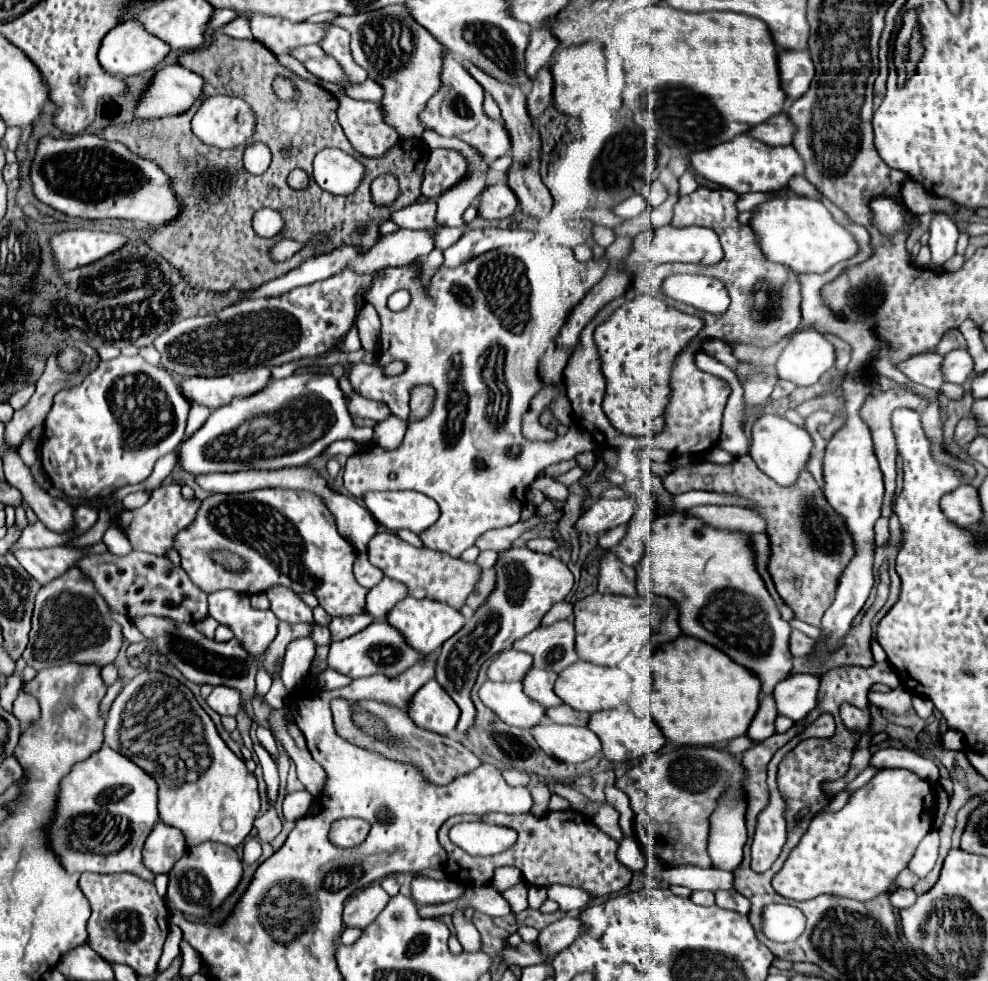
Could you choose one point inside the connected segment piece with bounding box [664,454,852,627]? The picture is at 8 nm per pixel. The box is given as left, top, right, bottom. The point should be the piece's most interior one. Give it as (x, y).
(810, 549)

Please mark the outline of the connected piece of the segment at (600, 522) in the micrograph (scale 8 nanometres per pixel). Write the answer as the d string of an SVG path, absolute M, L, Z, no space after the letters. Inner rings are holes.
M624 496L624 498L616 498L616 500L600 498L588 512L584 512L584 516L578 520L576 528L582 534L606 532L610 528L626 524L632 518L632 514L636 512L636 506L638 504L632 496Z

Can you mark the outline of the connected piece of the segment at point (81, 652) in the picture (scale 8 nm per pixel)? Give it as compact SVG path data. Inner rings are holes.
M68 568L68 572L38 590L30 640L22 658L34 670L60 666L64 662L96 664L102 668L118 656L122 644L122 626L112 620L104 598L92 588L90 580L84 580L84 576L76 572L76 568Z

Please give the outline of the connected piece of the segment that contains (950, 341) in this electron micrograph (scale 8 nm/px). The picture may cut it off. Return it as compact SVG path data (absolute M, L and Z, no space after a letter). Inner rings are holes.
M948 330L948 332L944 334L944 338L940 340L940 344L938 344L936 348L928 350L928 352L936 352L936 354L944 356L944 354L956 350L956 348L966 350L966 348L968 348L968 346L966 346L966 340L964 340L964 336L960 334L960 330Z

